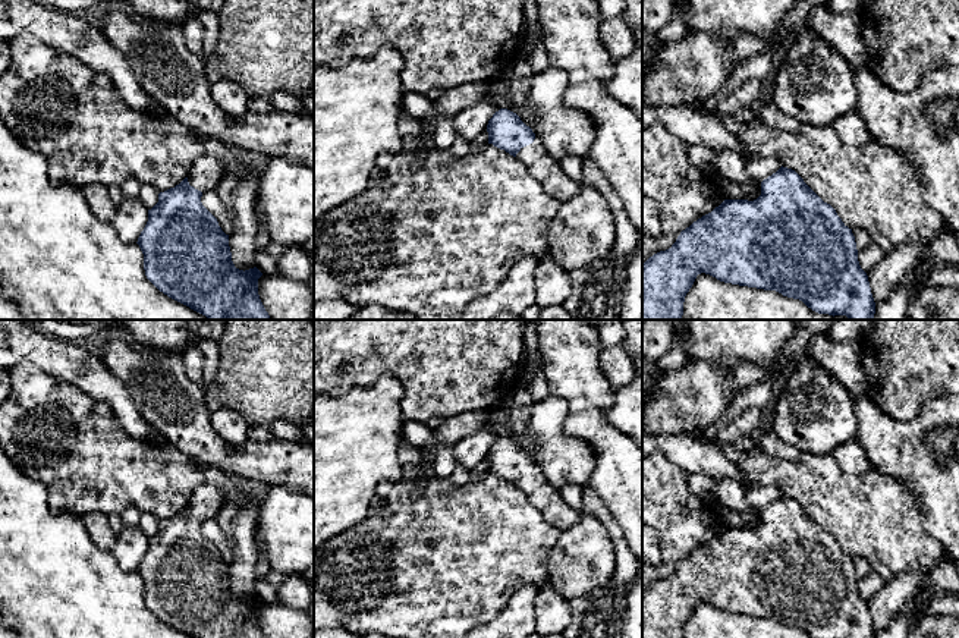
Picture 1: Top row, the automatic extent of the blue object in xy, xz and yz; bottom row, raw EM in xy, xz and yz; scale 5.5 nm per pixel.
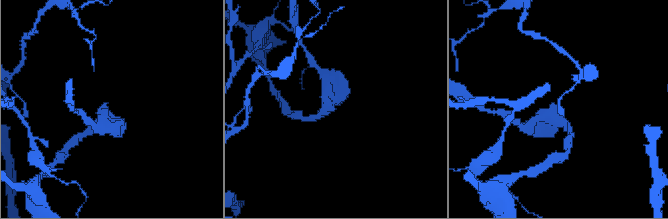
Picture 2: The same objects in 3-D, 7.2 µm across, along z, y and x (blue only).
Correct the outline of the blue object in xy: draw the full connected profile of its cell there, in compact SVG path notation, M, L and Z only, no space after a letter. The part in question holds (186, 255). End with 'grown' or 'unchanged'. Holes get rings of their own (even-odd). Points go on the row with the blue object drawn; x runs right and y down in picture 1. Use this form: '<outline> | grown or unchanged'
M204 153L179 185L158 194L158 202L148 210L148 221L136 242L144 254L145 276L160 292L208 320L271 320L258 295L258 279L262 273L257 267L245 271L235 267L229 235L221 230L217 219L201 202L202 194L216 191L223 175L224 163Z | grown

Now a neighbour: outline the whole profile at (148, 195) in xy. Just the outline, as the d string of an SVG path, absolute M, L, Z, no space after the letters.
M141 185L139 198L148 210L151 210L158 202L158 194L160 192L151 185Z

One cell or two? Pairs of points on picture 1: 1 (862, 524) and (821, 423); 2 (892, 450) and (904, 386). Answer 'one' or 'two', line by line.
1: two
2: two

